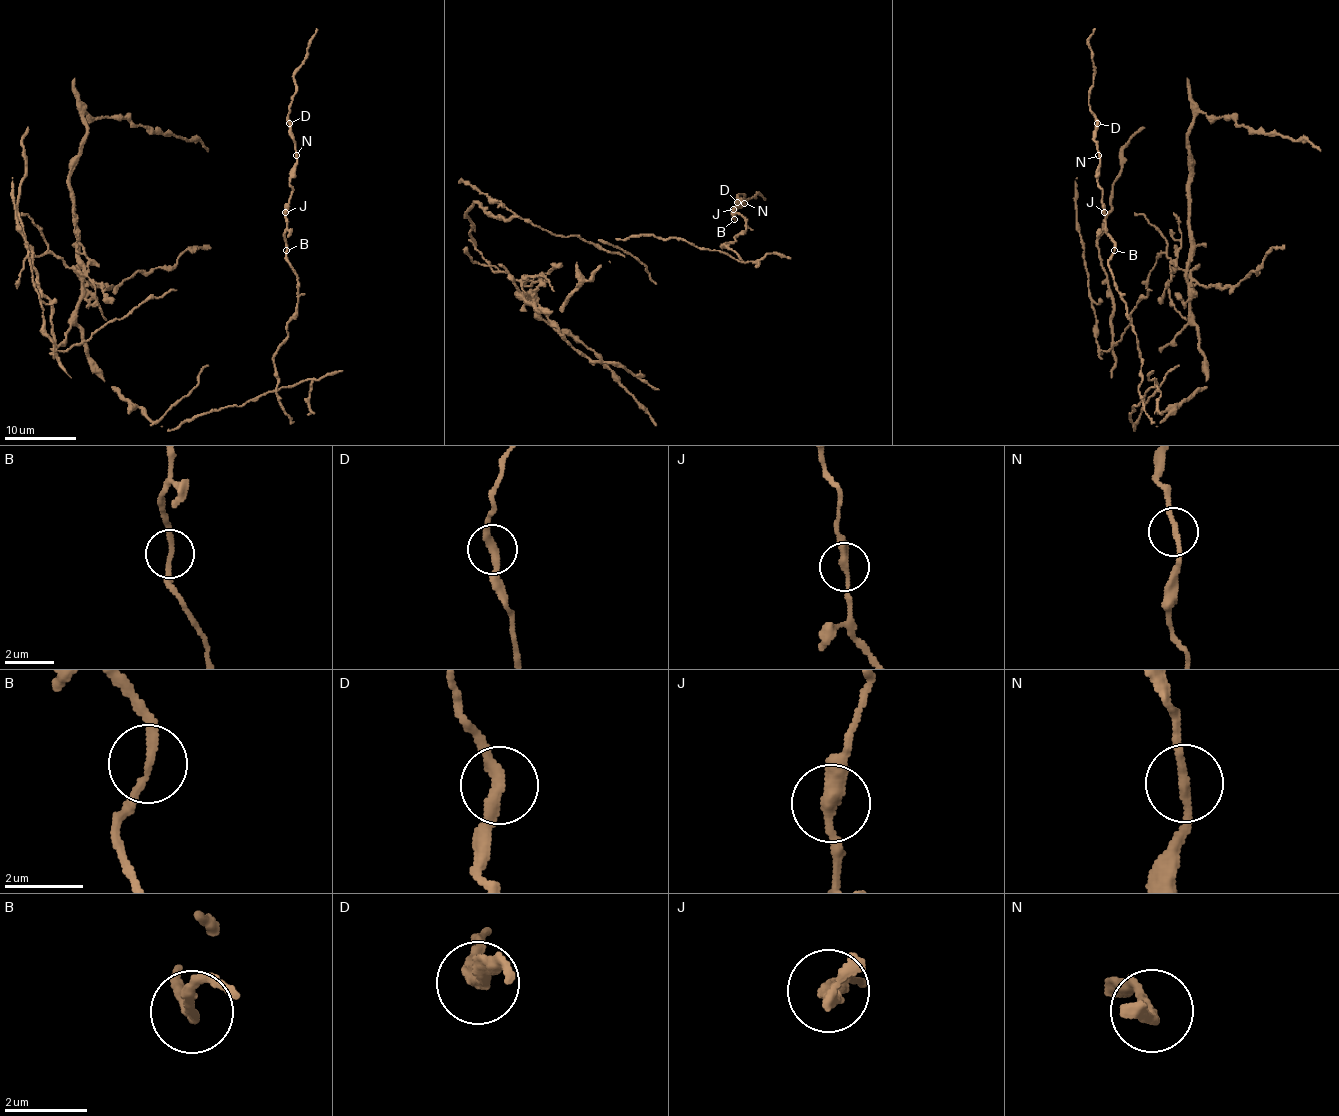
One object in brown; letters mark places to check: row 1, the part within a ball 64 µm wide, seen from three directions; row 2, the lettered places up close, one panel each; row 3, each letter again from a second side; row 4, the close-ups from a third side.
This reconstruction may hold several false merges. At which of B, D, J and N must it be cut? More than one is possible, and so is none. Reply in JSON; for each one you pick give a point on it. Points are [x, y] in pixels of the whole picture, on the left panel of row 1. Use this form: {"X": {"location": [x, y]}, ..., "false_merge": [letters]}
{"B": {"location": [286, 250]}, "false_merge": ["B"]}

